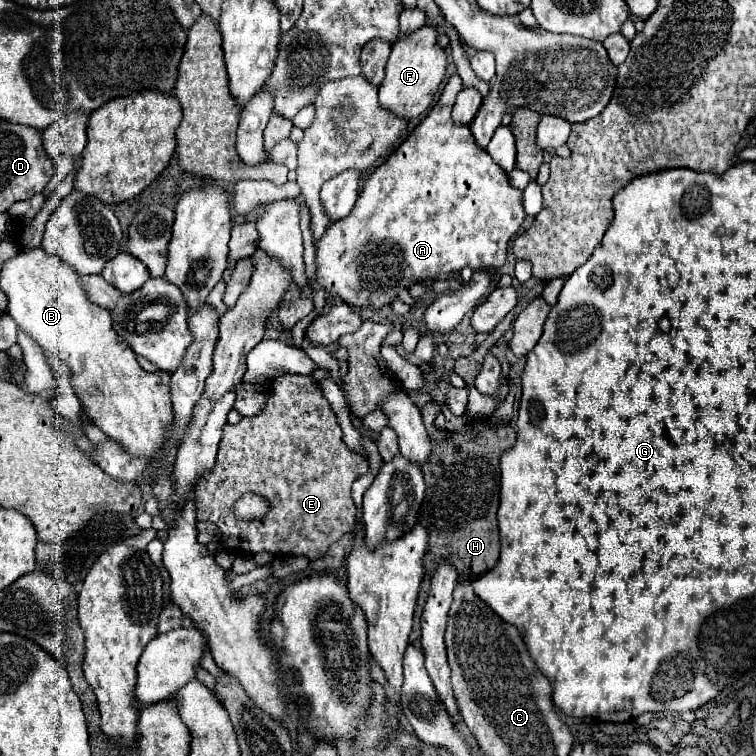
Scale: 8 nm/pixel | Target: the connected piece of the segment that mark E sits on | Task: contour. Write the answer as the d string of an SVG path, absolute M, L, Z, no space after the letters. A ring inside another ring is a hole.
M280 376L270 386L270 398L262 414L242 418L240 424L226 424L216 464L196 484L198 520L214 522L224 534L222 546L236 554L256 554L268 550L274 556L306 556L308 560L320 558L342 534L350 532L356 522L356 506L350 496L352 482L366 474L368 462L352 452L342 440L342 428L332 412L328 400L322 396L318 380L310 376ZM254 492L268 500L268 512L262 520L238 520L232 512L234 502L244 494Z

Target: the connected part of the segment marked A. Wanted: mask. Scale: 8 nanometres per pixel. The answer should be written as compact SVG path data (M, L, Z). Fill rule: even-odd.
M454 74L430 114L412 130L392 156L380 164L364 182L354 210L334 222L326 236L316 242L316 282L324 286L338 302L356 308L382 308L398 298L400 290L420 280L438 280L464 266L498 270L506 262L508 240L518 232L524 220L522 192L512 188L506 174L490 154L476 146L472 132L464 124L454 124L450 112L462 80Z

